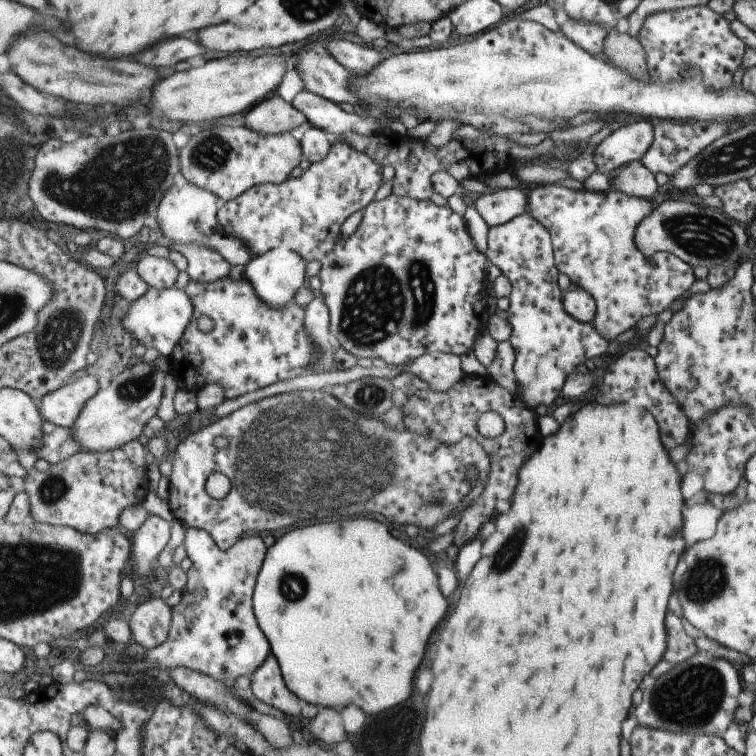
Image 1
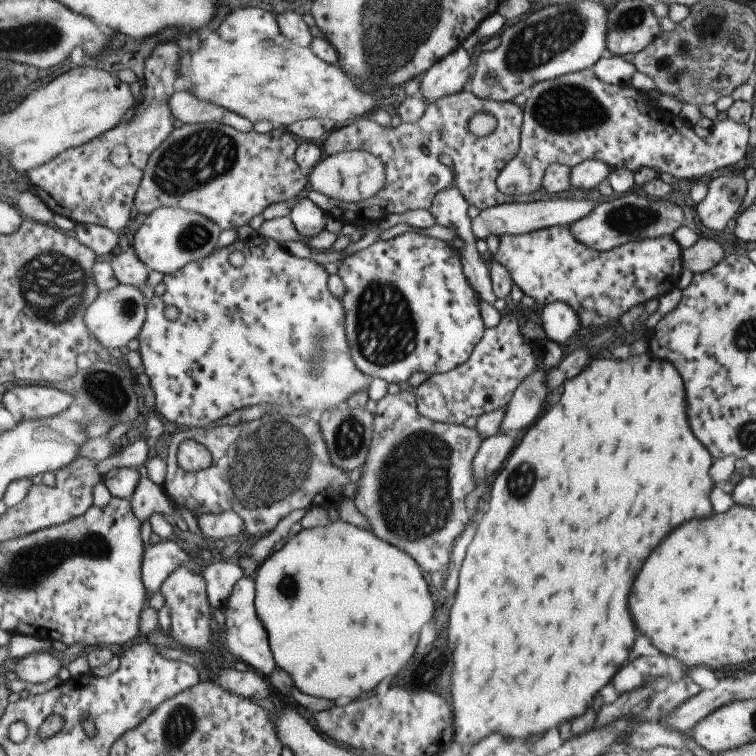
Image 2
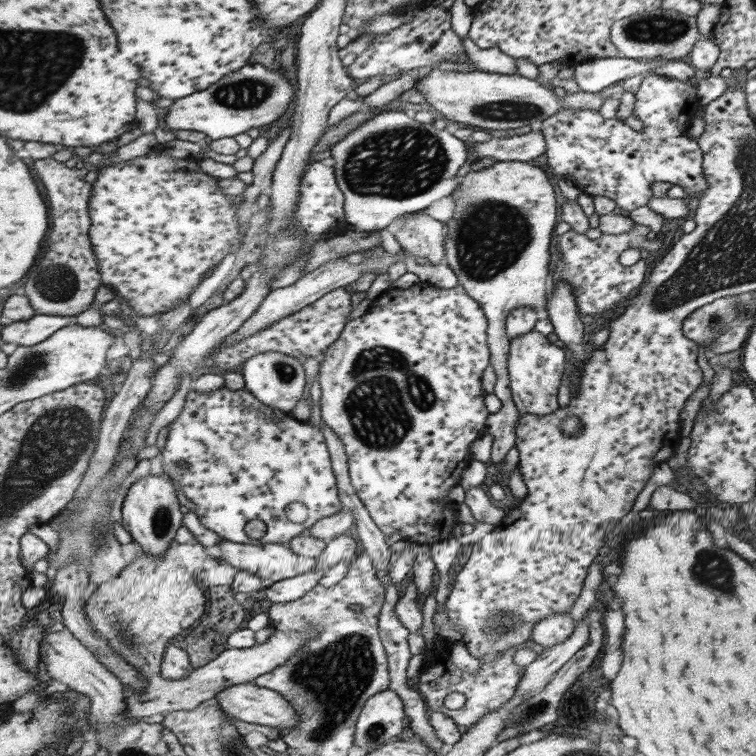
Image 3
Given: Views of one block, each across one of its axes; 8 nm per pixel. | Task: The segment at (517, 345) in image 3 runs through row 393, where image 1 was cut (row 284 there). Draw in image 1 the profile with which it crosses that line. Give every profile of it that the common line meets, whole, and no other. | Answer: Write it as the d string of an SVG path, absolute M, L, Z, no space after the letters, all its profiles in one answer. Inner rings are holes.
M521 213L505 224L488 227L484 255L487 263L497 266L511 284L509 305L503 315L511 329L508 341L514 354L515 397L527 410L549 406L559 396L565 378L575 374L576 366L584 364L585 360L601 356L606 351L607 341L597 334L592 322L577 322L563 310L549 233L529 213Z

